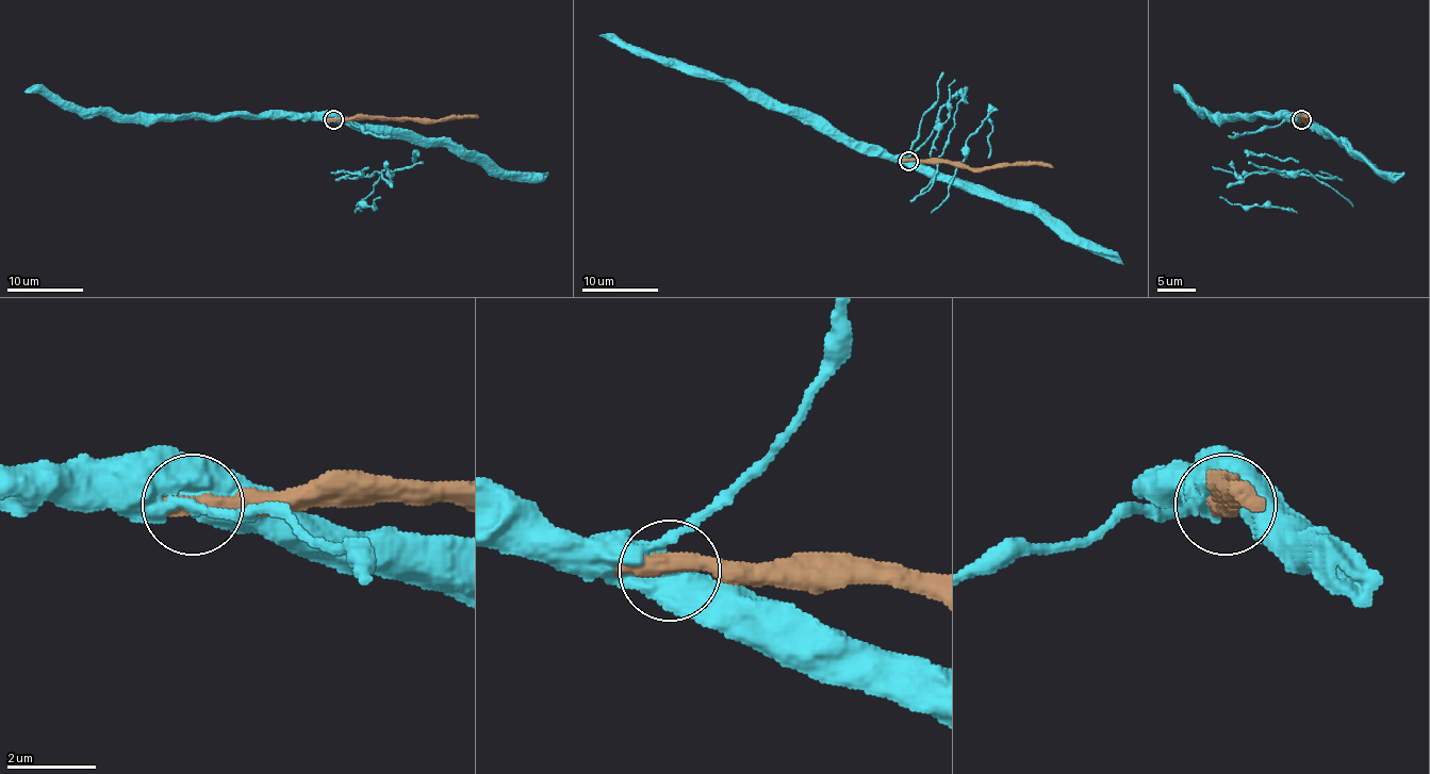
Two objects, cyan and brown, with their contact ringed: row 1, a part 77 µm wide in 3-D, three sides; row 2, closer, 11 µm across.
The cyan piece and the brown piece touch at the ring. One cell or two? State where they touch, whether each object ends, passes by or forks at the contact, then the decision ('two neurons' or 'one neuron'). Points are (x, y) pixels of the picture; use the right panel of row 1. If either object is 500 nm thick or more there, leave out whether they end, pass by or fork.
at (1301, 119); two neurons

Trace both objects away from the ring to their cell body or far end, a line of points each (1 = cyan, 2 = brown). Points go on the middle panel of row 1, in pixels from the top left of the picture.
1: (908, 160), (868, 157), (832, 140), (810, 120), (767, 109), (733, 85), (706, 73), (680, 72), (598, 36)
2: (908, 160), (962, 162), (971, 167), (1050, 164), (1053, 167)

